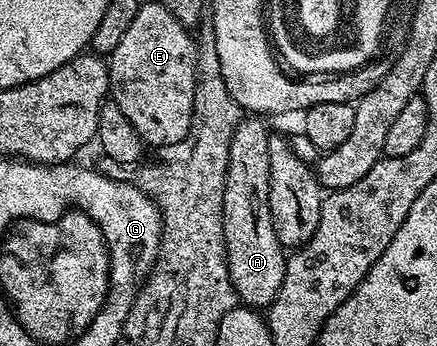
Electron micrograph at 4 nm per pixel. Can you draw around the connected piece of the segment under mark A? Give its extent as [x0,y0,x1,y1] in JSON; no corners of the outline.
[224,115,288,307]

